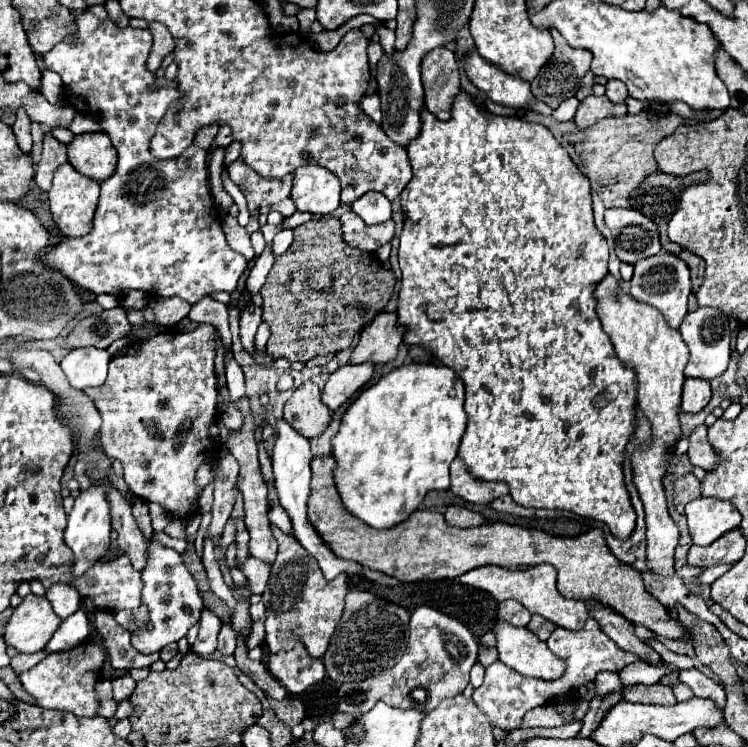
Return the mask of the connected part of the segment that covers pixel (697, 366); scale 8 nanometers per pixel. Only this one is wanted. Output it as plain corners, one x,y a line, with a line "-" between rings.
698,308
696,312
688,312
684,322
680,324
680,334
690,348
690,360
684,370
686,378
702,378
712,380
720,376
730,362
730,326
728,318
716,308

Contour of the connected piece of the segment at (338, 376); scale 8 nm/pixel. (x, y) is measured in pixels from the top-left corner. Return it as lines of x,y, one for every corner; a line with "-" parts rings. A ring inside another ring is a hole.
346,364
330,374
324,392
322,402
334,412
338,410
358,388
362,388
370,378
374,376
374,364

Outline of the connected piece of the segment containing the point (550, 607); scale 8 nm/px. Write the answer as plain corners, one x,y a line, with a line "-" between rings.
538,564
526,570
508,570
500,566
480,566
476,570
470,570
458,578
462,584
468,584
472,588
486,590
494,600
502,602
508,598
518,600
530,614
540,614
546,620
554,622
556,626
568,628
568,630
580,630
584,622
588,620
588,608
582,600
568,600
556,590
556,570
550,564

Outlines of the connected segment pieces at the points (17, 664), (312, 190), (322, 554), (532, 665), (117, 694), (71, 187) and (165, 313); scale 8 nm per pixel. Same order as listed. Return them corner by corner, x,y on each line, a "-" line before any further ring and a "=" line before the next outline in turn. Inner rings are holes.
36,652
36,654
16,654
10,662
10,668
16,672
16,674
22,674
24,670
36,666
46,654
44,652
=
302,166
294,172
292,200
300,212
330,216
340,206
340,180
322,166
=
284,420
278,422
278,440
272,452
272,468
274,468
274,486
278,490
278,498
280,498
280,506
288,512
292,526
294,526
294,536
296,540
308,550
308,554
312,554
318,564
320,570
324,572
326,580
334,580
338,574
360,574
360,564
352,562
352,560
342,560
336,554
332,554
332,550
328,550
328,544
322,542
320,534
314,530
314,526
308,520
306,514
306,502
310,498
310,444
308,438
300,436
290,424
286,424
=
498,620
492,628
496,634
496,648
500,660
520,672
522,676
536,676
544,680
556,680
564,672
564,662
556,658
546,642
538,640
528,628
512,626
=
120,676
120,678
112,680
112,686
114,686
114,700
122,702
122,700
132,696
132,692
136,688
136,682
134,682
132,676
=
66,162
54,172
52,188
48,190
48,202
50,202
52,218
64,236
76,238
76,236
84,236
90,232
92,216
98,204
98,194
100,194
100,184
96,180
82,176
72,164
=
152,298
148,306
154,310
156,324
162,326
176,326
190,312
190,304
180,298

